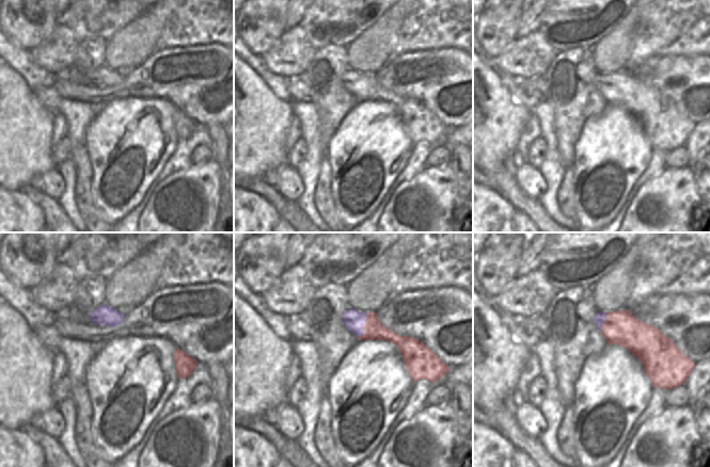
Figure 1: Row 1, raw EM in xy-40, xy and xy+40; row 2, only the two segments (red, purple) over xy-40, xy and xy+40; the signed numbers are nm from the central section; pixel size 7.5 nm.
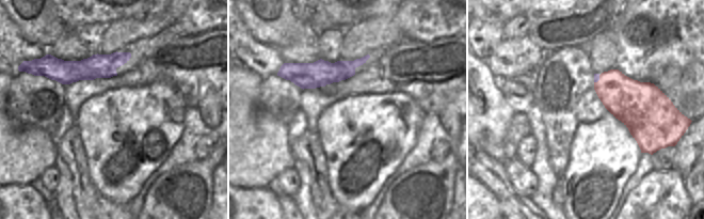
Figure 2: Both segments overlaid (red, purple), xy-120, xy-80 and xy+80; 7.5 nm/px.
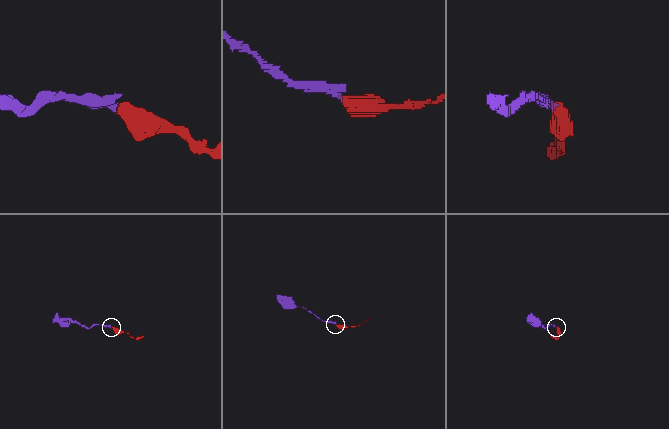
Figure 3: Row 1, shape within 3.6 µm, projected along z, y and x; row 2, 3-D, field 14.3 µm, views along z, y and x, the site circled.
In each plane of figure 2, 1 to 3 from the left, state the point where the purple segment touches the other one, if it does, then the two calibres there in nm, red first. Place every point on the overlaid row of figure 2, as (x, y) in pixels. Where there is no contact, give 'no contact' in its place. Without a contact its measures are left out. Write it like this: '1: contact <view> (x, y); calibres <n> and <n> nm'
1: no contact
2: no contact
3: contact xy+80 (600, 79); calibres 300 and 50 nm

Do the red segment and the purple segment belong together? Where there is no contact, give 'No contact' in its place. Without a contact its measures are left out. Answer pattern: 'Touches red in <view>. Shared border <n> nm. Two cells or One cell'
Touches red in xy. Shared border 200 nm. Two cells

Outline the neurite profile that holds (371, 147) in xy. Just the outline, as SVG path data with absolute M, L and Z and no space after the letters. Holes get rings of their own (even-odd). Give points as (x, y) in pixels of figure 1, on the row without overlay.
M359 101L333 134L327 158L331 164L331 194L342 223L351 229L378 208L395 179L404 171L414 143L397 108L388 101Z

